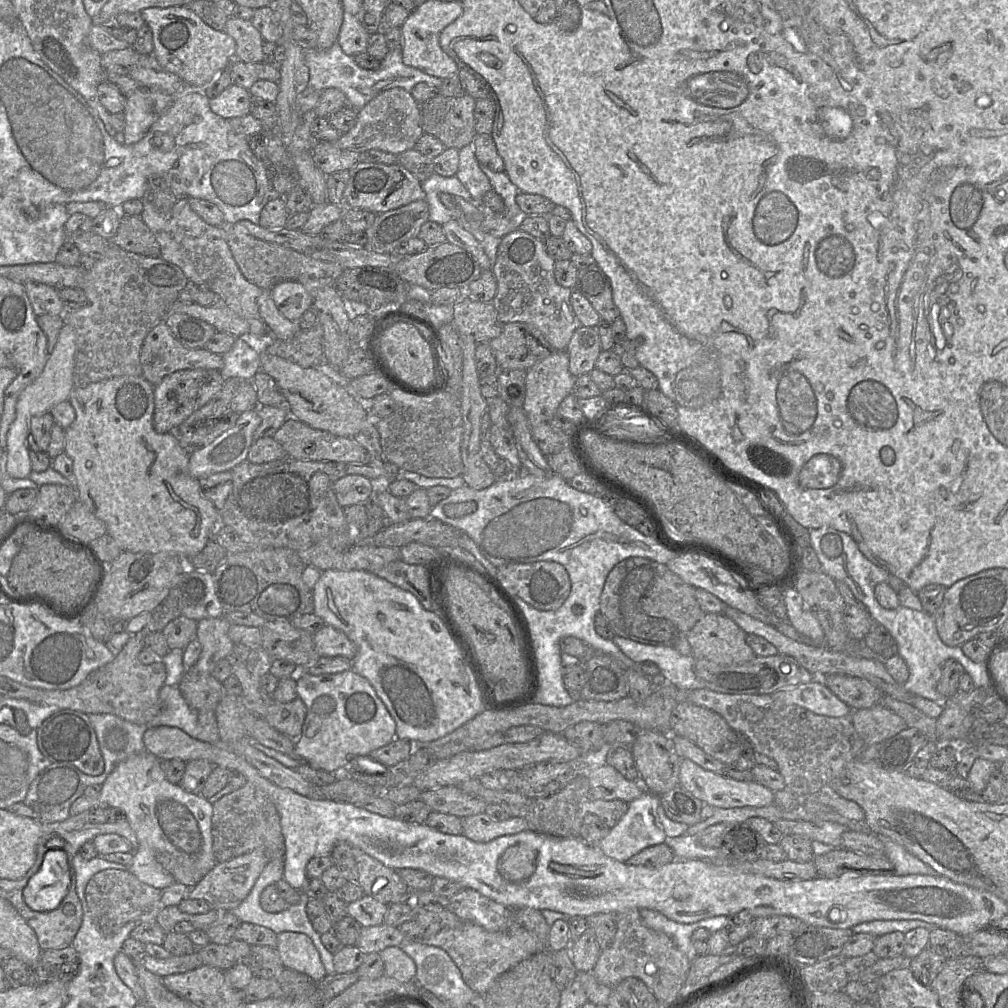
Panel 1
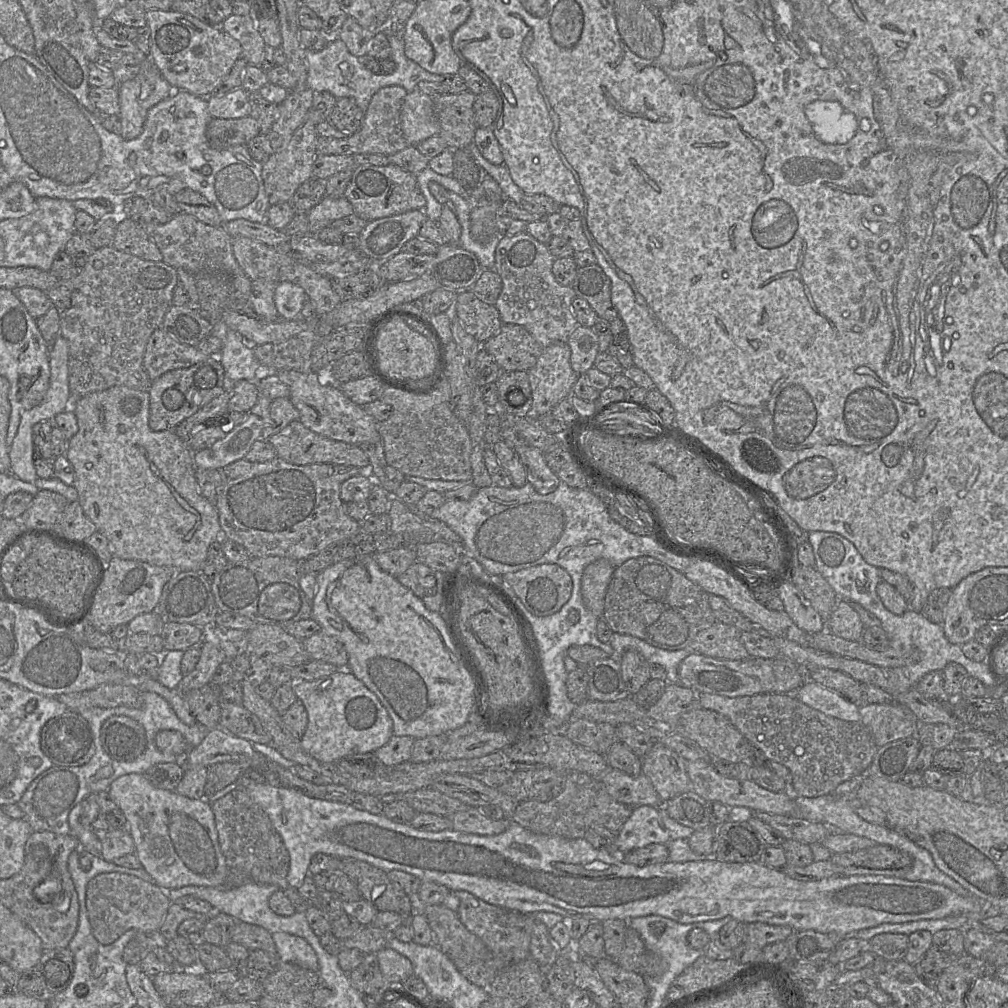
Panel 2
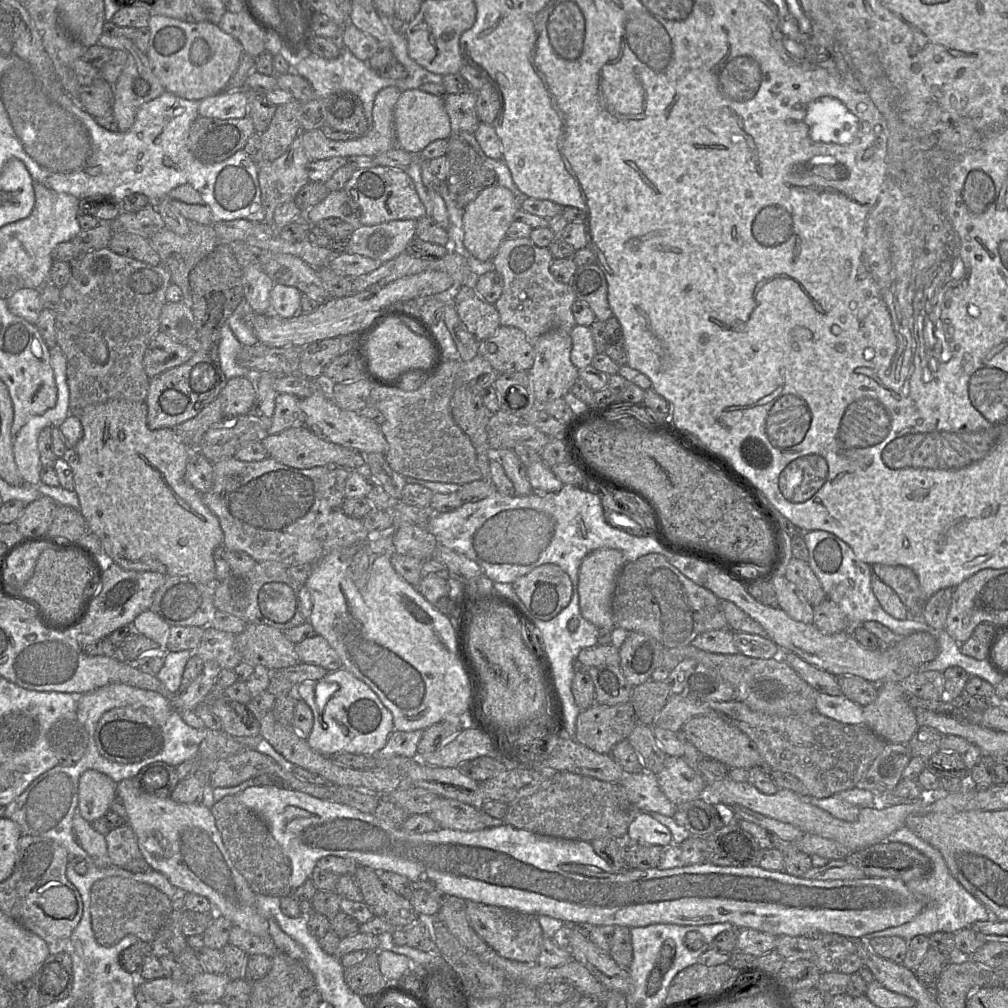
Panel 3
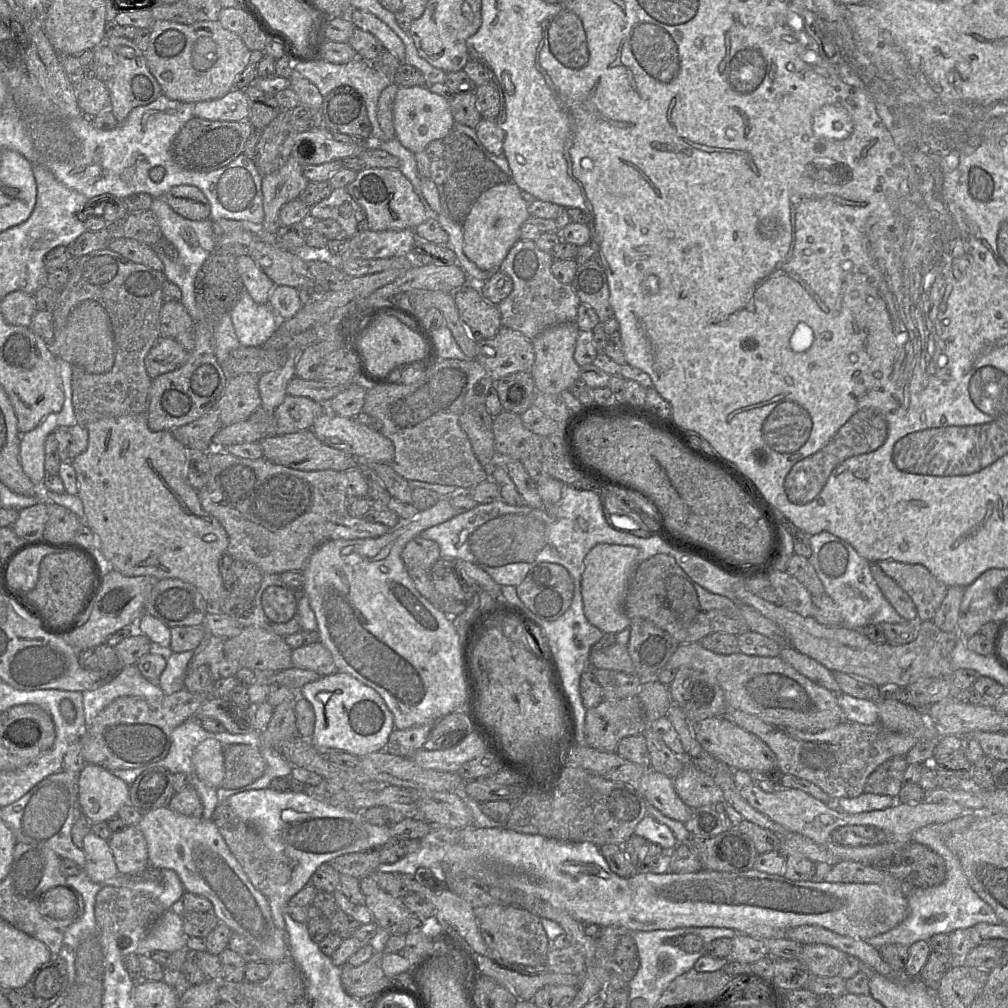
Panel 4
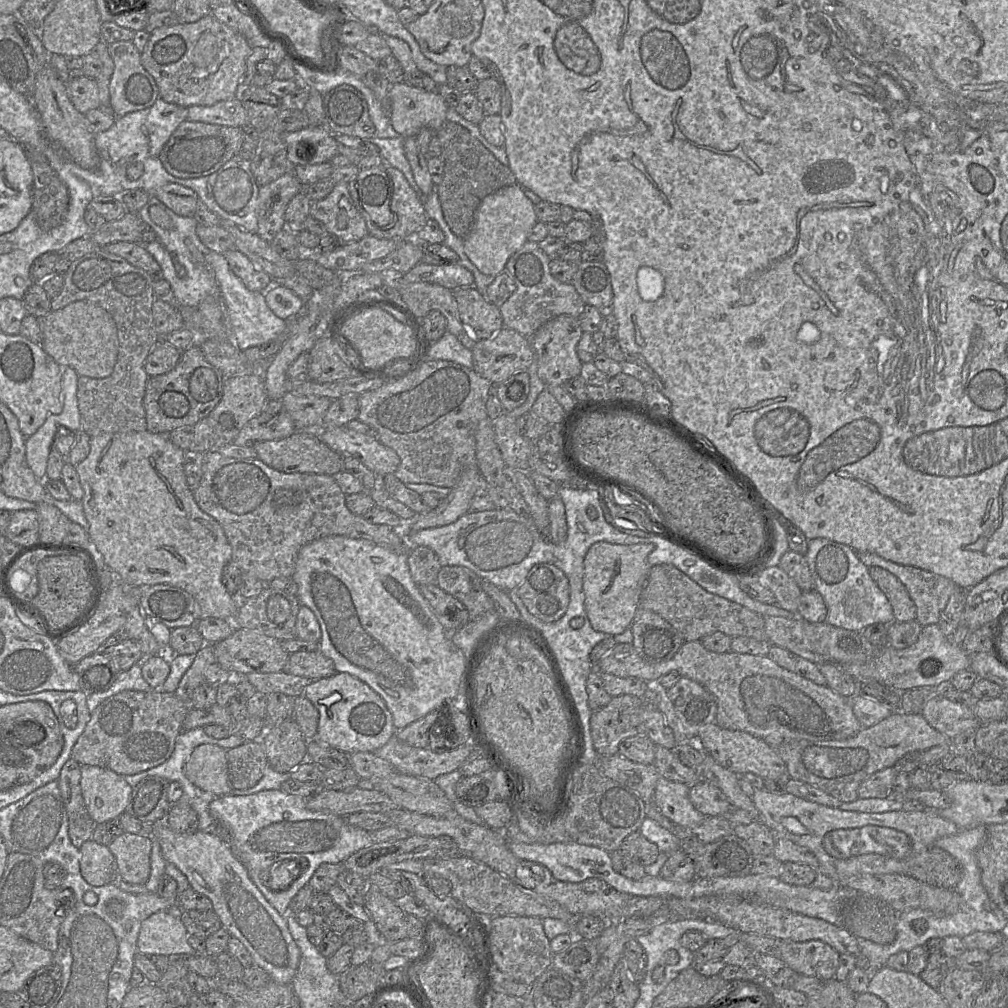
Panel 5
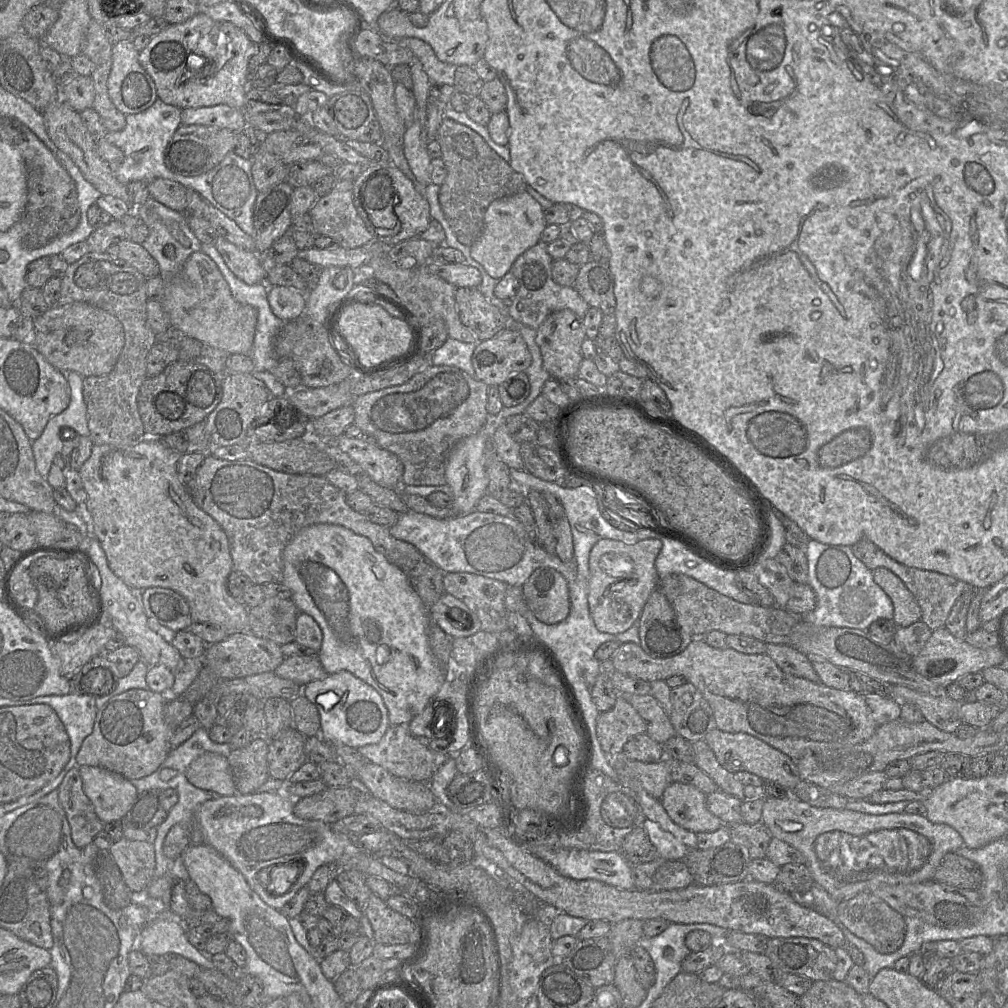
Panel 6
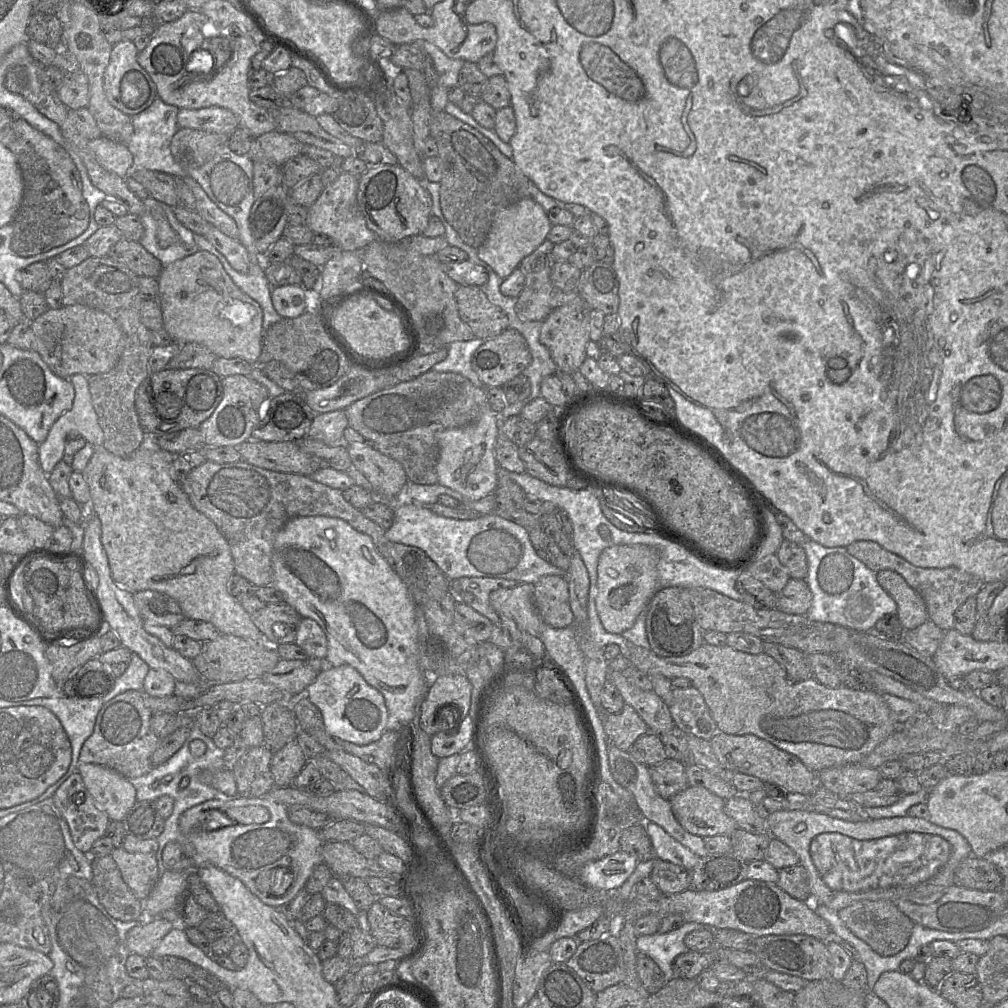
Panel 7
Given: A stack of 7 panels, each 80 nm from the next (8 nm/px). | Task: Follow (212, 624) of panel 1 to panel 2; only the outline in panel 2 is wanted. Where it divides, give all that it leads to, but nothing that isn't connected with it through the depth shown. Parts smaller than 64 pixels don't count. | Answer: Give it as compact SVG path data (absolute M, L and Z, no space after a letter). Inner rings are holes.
M214 625L204 629L201 645L201 656L193 671L184 675L177 690L185 695L187 692L199 689L211 683L212 677L224 661L226 655L219 644L219 638L214 633Z

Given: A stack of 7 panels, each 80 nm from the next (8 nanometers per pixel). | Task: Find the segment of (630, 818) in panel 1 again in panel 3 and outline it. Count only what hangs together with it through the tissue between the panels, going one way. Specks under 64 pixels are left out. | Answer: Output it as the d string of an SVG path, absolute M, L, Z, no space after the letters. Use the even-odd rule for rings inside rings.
M640 811L629 825L626 842L659 845L666 848L672 844L670 830L654 819L649 812Z

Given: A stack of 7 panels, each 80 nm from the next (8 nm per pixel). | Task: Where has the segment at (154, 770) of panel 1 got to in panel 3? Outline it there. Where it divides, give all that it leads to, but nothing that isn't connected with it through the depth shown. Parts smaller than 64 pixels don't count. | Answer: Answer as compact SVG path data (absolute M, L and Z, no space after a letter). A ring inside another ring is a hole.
M132 778L117 783L116 795L126 809L127 824L137 836L142 857L152 870L164 874L180 893L195 894L208 899L214 912L228 919L233 925L256 936L270 937L268 920L260 916L255 909L256 894L234 867L210 808L203 803L184 804L175 802L171 797L161 798L143 794L137 789Z

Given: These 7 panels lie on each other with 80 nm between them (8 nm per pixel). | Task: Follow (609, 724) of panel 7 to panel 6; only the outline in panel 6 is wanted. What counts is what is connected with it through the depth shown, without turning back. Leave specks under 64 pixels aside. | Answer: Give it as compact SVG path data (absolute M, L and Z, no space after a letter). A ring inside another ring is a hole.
M619 696L612 709L601 712L596 721L596 735L603 751L609 755L622 752L625 743L633 736L646 733L646 725L634 707L623 697Z

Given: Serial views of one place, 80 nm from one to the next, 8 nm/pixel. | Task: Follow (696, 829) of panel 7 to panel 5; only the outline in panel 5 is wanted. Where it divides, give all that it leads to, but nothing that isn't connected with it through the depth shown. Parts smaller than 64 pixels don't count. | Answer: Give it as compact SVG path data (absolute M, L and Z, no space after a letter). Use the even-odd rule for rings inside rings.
M660 777L655 787L655 805L673 823L693 829L705 816L698 812L689 799L690 786Z

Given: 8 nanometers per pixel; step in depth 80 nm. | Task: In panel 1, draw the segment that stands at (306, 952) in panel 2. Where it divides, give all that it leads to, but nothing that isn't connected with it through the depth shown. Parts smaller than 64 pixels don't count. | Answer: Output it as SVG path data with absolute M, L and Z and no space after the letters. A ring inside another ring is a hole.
M297 932L277 934L276 950L284 968L303 973L316 983L327 976L319 952L305 934Z

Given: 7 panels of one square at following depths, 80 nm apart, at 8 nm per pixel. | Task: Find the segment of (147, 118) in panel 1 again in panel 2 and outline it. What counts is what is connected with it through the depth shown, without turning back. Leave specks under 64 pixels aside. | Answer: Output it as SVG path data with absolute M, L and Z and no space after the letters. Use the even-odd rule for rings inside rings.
M150 58L142 61L140 72L117 86L122 123L121 136L137 138L143 131L148 111L175 91L162 77Z

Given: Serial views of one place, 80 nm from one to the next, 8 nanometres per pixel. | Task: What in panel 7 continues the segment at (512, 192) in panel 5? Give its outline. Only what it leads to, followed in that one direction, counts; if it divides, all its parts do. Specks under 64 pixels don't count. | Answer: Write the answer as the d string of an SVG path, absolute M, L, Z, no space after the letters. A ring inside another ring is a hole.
M532 197L523 198L498 210L493 217L492 224L484 243L477 249L478 257L487 263L502 279L507 278L521 261L538 248L547 238L552 225L543 207Z

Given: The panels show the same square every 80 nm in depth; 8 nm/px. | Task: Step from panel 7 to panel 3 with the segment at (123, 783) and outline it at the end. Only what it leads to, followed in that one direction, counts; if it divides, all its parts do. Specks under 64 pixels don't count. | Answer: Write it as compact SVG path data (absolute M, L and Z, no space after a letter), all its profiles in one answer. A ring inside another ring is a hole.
M86 770L79 778L77 812L89 823L104 817L117 797L116 788L117 783L106 774Z

